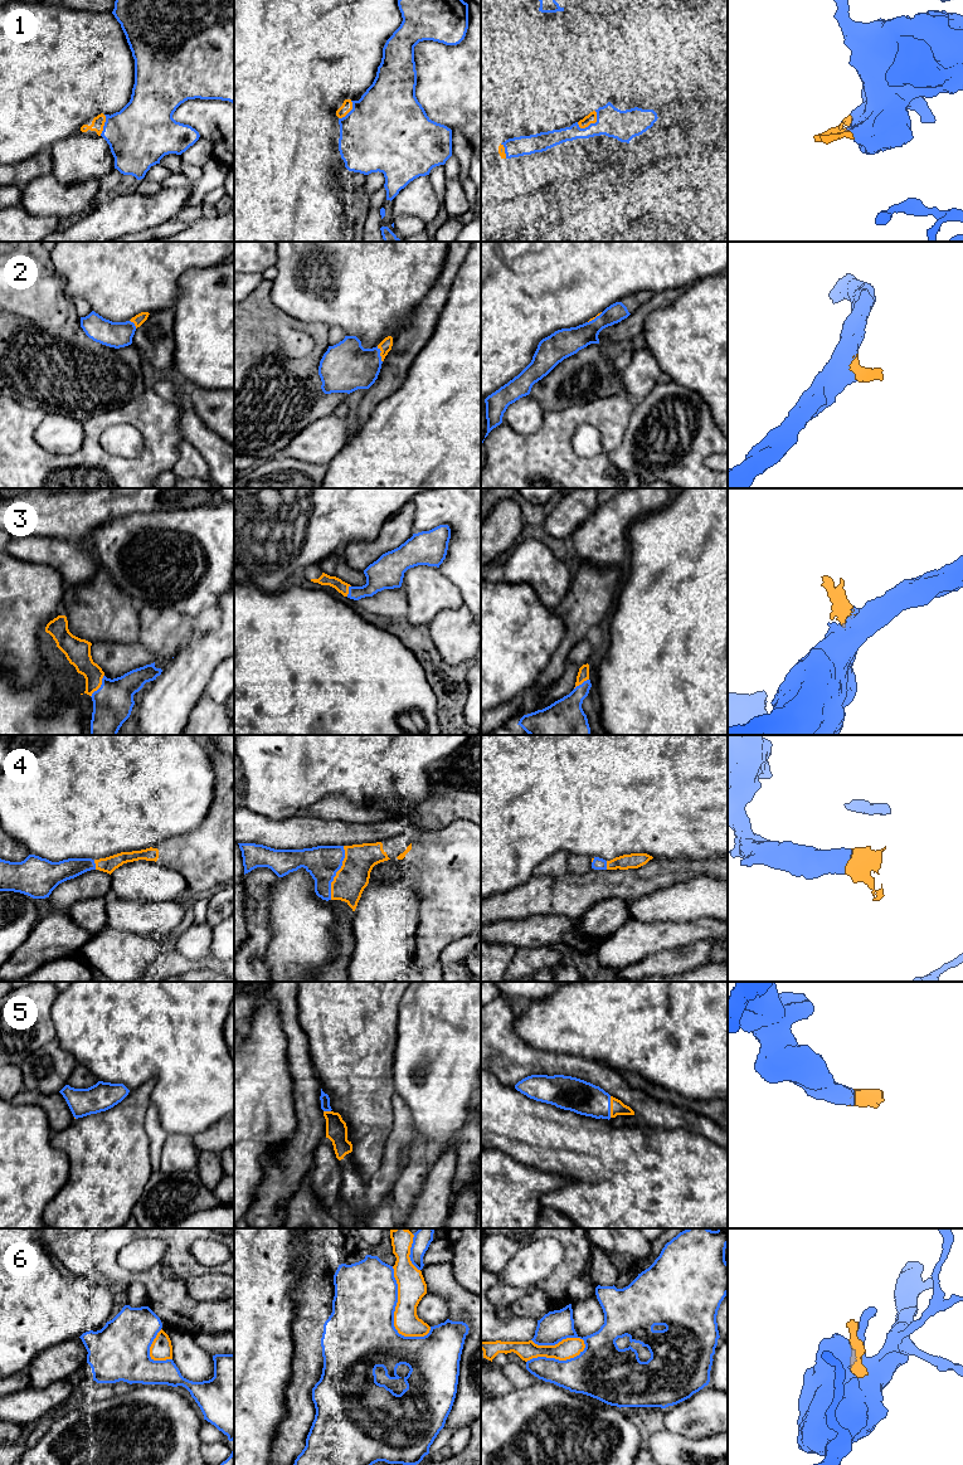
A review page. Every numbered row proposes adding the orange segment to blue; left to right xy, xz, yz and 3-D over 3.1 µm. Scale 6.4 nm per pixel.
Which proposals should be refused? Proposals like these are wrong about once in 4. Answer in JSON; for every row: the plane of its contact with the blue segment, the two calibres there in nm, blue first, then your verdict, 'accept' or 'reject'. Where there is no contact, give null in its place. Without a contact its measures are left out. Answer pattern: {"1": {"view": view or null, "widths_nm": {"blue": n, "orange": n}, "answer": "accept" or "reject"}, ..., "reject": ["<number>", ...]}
{"1": {"view": "yz", "widths_nm": {"blue": 190, "orange": 60}, "answer": "accept"}, "2": {"view": "xz", "widths_nm": {"blue": 320, "orange": 80}, "answer": "accept"}, "3": {"view": "xy", "widths_nm": {"blue": 260, "orange": 150}, "answer": "accept"}, "4": {"view": "xz", "widths_nm": {"blue": 220, "orange": 200}, "answer": "accept"}, "5": {"view": "yz", "widths_nm": {"blue": 220, "orange": 100}, "answer": "accept"}, "6": {"view": "yz", "widths_nm": {"blue": 300, "orange": 130}, "answer": "reject"}, "reject": ["6"]}

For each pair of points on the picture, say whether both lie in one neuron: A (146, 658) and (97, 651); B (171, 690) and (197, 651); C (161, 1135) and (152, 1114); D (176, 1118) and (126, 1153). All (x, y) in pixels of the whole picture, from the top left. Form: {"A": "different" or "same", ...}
{"A": "same", "B": "same", "C": "same", "D": "different"}

